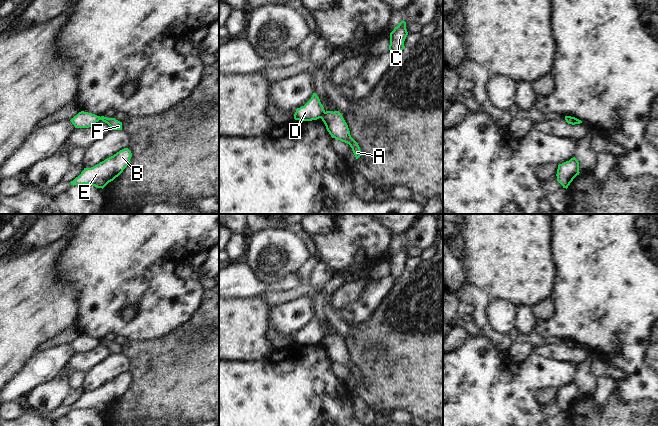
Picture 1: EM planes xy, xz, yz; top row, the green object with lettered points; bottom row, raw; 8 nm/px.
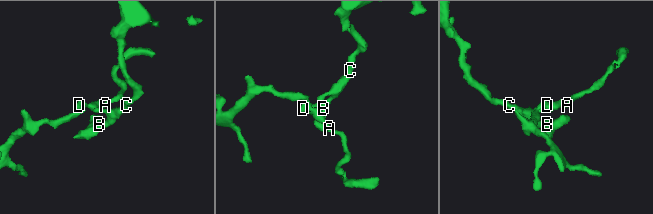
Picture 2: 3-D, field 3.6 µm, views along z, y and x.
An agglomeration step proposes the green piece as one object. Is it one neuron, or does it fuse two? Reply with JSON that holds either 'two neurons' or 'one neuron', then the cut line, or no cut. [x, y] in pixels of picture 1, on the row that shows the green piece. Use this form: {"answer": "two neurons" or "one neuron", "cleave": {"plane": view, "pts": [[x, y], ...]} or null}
{"answer": "two neurons", "cleave": {"plane": "xz", "pts": [[324, 111], [319, 117]]}}

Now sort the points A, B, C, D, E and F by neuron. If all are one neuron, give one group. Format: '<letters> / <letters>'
A B C E F / D

